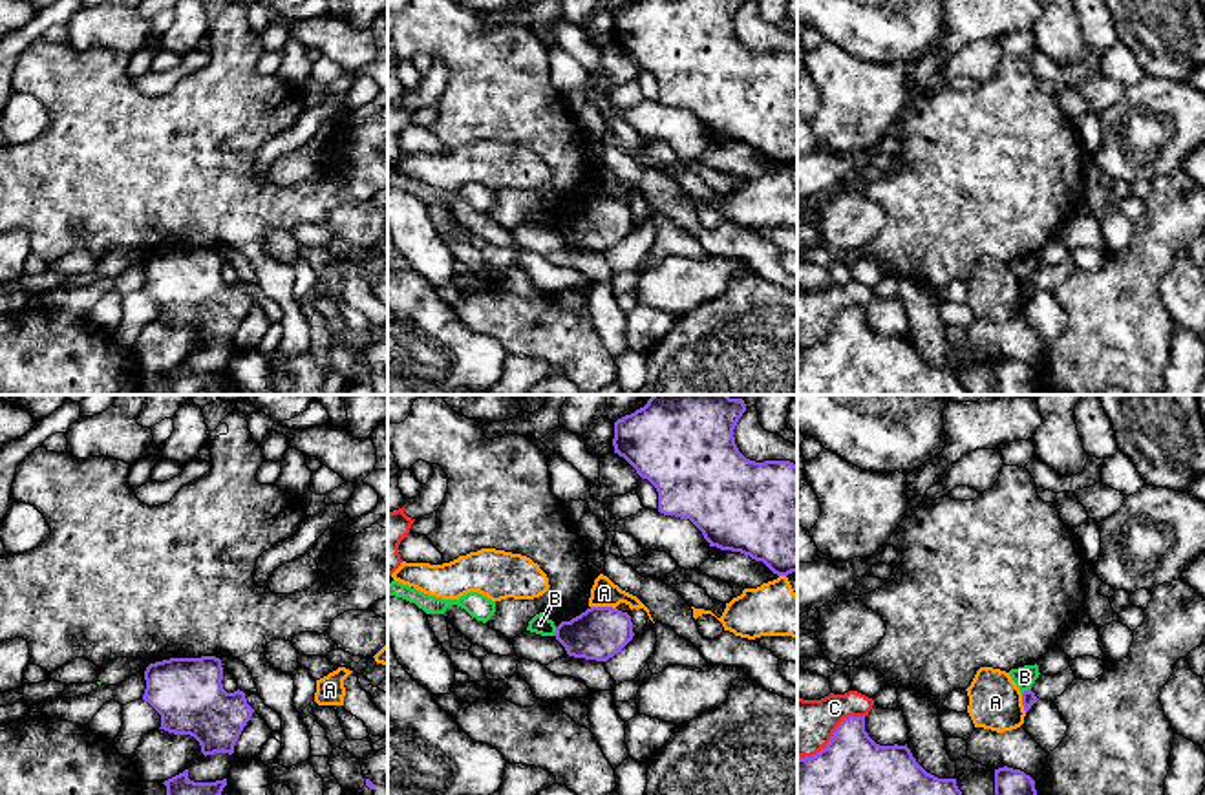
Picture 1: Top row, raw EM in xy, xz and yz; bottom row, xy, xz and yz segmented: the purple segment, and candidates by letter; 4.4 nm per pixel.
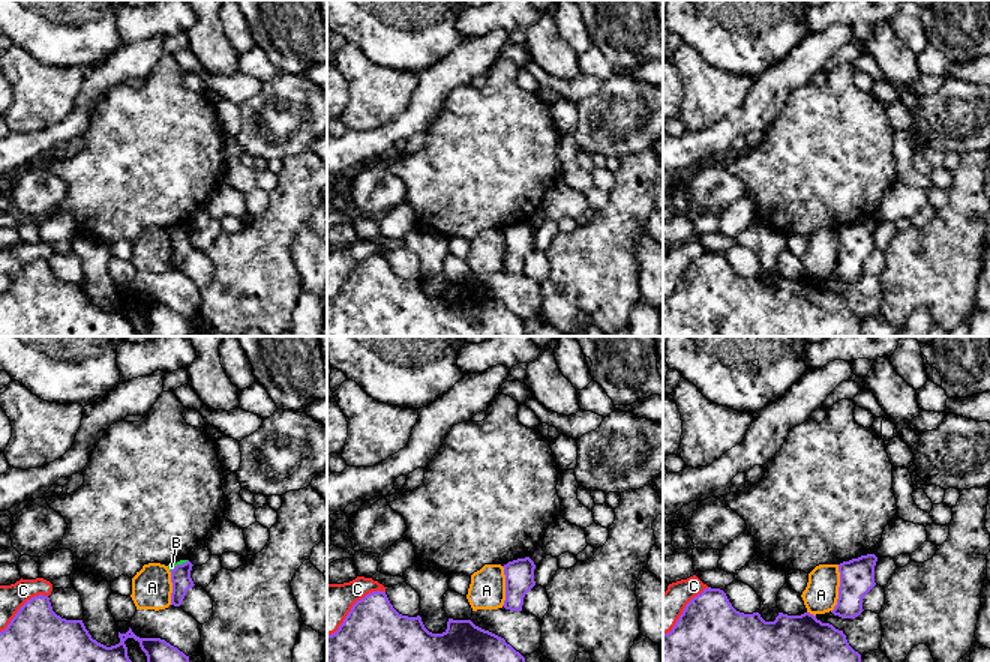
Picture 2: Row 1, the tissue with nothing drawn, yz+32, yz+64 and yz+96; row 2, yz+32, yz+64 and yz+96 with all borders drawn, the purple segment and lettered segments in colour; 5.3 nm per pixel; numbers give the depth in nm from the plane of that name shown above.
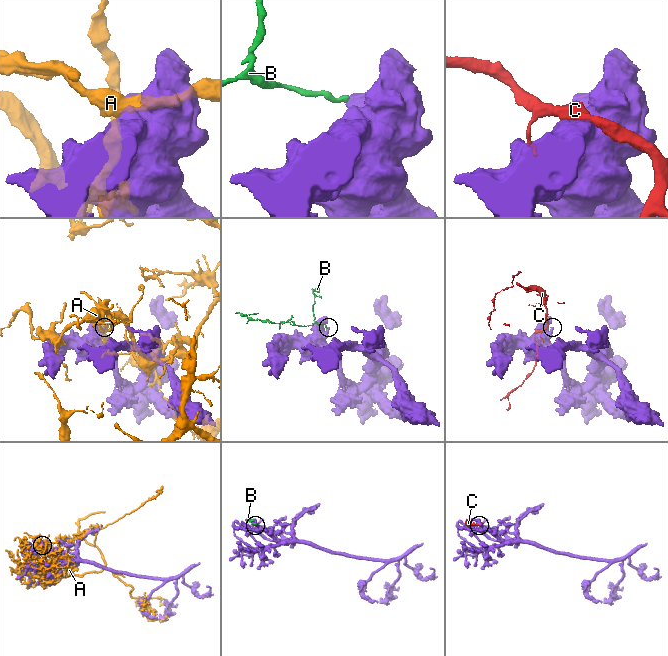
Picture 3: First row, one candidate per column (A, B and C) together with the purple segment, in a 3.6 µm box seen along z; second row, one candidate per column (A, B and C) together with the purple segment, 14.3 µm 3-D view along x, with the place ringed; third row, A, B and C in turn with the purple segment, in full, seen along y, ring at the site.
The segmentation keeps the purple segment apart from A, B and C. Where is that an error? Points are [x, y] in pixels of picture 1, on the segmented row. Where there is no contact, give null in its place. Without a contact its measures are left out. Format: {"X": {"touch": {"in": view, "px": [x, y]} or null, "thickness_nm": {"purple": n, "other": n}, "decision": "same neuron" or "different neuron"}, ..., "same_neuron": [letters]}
{"A": {"touch": {"in": "xz", "px": [604, 607]}, "thickness_nm": {"purple": 240, "other": 120}, "decision": "different neuron"}, "B": {"touch": {"in": "xz", "px": [556, 631]}, "thickness_nm": {"purple": 240, "other": 90}, "decision": "different neuron"}, "C": {"touch": {"in": "yz", "px": [832, 737]}, "thickness_nm": {"purple": 280, "other": 260}, "decision": "different neuron"}, "same_neuron": []}

